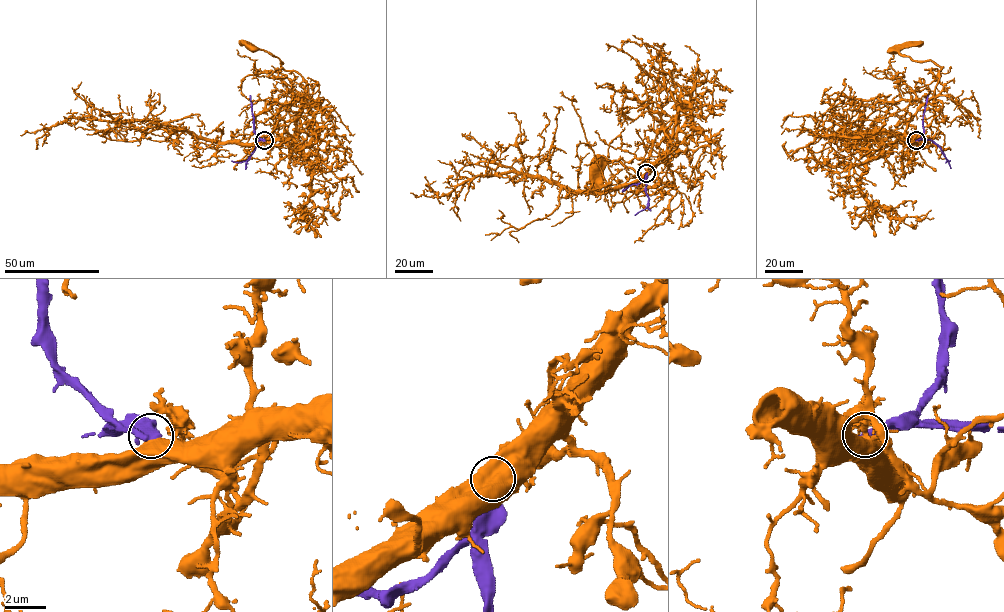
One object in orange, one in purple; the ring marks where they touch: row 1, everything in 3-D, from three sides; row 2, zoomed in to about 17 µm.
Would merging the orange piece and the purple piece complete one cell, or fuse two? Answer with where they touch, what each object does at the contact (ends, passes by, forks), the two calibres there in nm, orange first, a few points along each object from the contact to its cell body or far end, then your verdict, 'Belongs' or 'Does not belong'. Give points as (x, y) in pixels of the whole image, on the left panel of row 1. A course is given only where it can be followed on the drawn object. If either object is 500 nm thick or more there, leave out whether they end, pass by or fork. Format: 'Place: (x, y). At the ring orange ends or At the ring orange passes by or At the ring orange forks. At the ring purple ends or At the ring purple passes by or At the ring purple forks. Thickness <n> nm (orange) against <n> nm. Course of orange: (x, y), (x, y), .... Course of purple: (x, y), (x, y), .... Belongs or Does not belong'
Place: (264, 140). Thickness 750 nm (orange) against 600 nm. Course of orange: (264, 141), (289, 138), (294, 133), (307, 84), (295, 71), (284, 70), (278, 58), (249, 47). Course of purple: (264, 140), (258, 140), (255, 151), (246, 160), (231, 160). Does not belong

